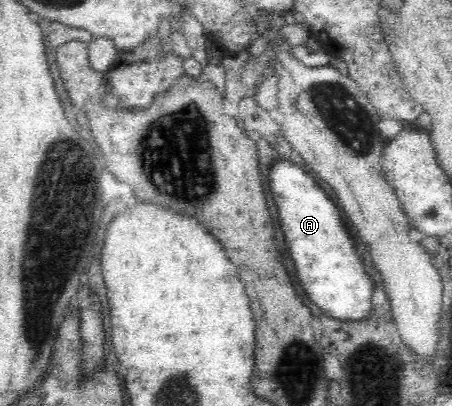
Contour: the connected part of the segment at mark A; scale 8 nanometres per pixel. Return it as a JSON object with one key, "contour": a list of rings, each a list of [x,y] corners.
{"contour":[[[280,159],[272,167],[267,192],[273,194],[278,207],[280,229],[283,231],[290,257],[293,259],[296,275],[308,297],[318,306],[325,315],[338,321],[365,321],[374,315],[373,293],[376,285],[371,273],[364,268],[362,256],[356,253],[356,243],[348,232],[348,225],[340,215],[336,203],[328,197],[314,178],[300,165],[292,165],[286,159]]]}

